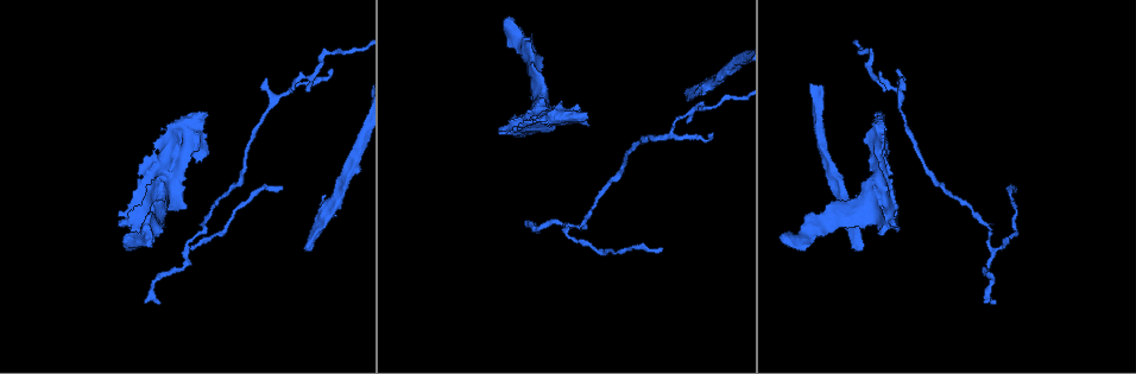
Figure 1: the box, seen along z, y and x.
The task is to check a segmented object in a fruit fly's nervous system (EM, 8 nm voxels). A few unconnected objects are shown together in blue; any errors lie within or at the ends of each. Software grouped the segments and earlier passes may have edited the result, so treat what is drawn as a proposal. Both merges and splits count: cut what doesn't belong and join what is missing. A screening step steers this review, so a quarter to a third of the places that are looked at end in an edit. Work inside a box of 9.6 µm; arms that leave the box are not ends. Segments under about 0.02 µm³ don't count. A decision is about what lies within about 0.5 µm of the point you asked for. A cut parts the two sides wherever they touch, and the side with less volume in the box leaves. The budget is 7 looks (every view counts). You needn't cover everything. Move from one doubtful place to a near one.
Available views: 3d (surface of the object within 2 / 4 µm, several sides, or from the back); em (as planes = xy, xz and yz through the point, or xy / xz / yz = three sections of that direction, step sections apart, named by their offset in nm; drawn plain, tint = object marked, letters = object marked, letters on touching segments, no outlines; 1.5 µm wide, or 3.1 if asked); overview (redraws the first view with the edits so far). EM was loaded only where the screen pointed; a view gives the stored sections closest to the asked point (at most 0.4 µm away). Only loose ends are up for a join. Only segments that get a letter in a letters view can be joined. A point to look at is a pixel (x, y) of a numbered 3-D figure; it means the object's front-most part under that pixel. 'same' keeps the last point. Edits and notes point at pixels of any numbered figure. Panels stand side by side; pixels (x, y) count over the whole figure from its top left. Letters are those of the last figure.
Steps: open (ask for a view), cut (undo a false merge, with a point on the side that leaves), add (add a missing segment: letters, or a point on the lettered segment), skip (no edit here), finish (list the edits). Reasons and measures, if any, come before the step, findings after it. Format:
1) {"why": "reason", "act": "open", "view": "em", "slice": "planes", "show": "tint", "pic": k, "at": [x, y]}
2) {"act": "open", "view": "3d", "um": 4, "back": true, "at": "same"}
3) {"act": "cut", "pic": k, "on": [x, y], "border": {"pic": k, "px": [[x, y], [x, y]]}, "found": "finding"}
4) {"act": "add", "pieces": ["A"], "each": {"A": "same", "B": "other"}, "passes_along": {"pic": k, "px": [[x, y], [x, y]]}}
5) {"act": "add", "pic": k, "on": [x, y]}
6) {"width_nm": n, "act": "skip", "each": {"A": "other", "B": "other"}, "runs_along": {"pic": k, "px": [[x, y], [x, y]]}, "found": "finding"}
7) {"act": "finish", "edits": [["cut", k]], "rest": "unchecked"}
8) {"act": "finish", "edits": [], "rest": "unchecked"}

{"why": "long arm stops here", "act": "open", "view": "3d", "um": 4, "pic": 1, "at": [857, 250]}

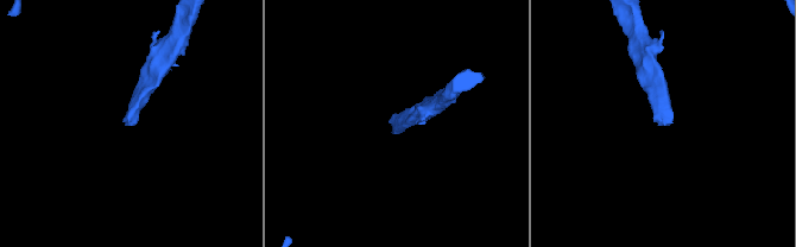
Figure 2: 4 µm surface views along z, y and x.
{"act": "open", "view": "em", "slice": "planes", "show": "plain", "pic": 2, "at": [663, 122]}

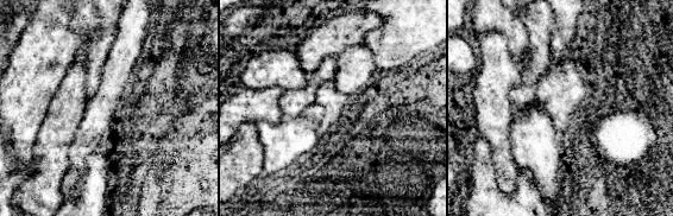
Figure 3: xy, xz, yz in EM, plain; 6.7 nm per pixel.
{"why": "what lies round it", "act": "open", "view": "em", "slice": "planes", "show": "letters", "at": "same"}

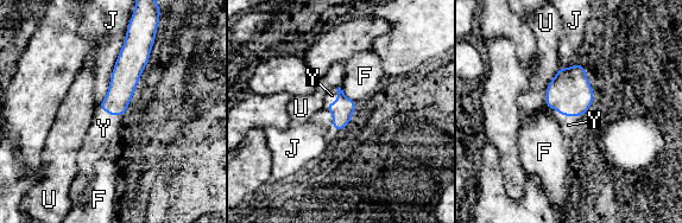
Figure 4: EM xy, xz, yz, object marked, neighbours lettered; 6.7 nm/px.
{"width_nm": 160, "act": "add", "pieces": ["Y"], "each": {"F": "other", "J": "other", "U": "other", "Y": "same"}, "found": "the neuron continues"}

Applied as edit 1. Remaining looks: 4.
{"why": "tapers out", "act": "open", "view": "3d", "um": 2, "pic": 1, "at": [308, 91]}

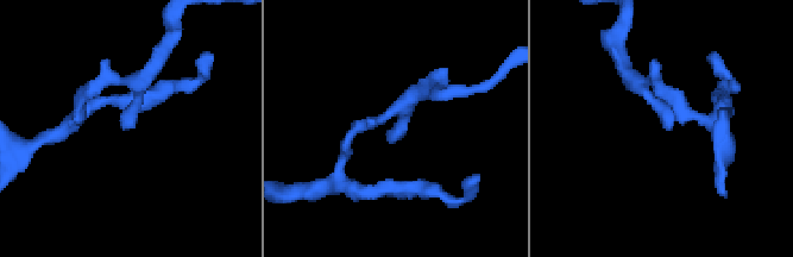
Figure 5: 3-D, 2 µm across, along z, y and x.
{"why": "now the EM", "act": "open", "view": "em", "slice": "planes", "show": "letters", "pic": 5, "at": [125, 128]}

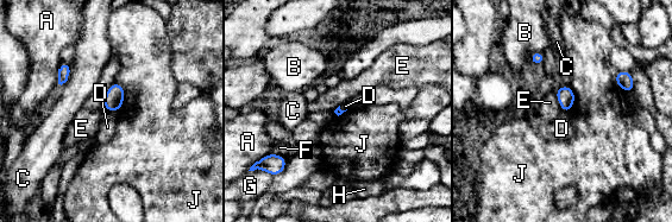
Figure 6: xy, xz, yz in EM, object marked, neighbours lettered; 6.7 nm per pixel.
{"act": "skip", "each": {"A": "other", "B": "other", "C": "other", "D": "other", "E": "other", "F": "other", "G": "other", "H": "other", "J": "other"}, "border": {"pic": 6, "px": [[118, 110], [107, 112]]}, "found": "none of them fits"}

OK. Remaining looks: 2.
{"why": "an open end", "act": "open", "view": "3d", "um": 4, "pic": 1, "at": [158, 303]}

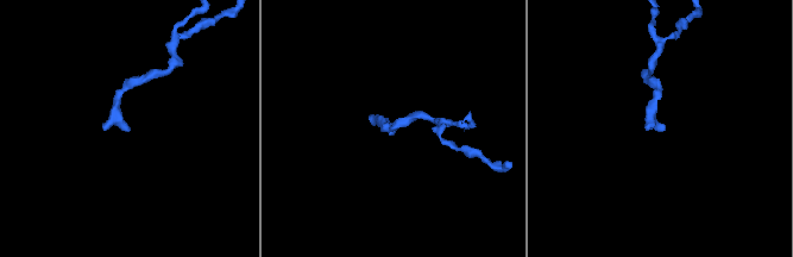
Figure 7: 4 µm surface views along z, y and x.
{"why": "shape alone is not enough", "act": "open", "view": "em", "slice": "planes", "show": "letters", "pic": 7, "at": [125, 129]}

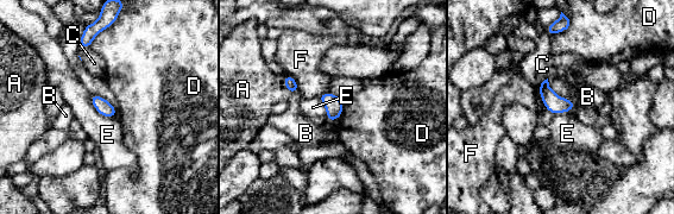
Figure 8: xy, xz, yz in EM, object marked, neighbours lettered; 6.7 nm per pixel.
{"longest_contact_nm": ["E", 240], "act": "add", "pieces": ["A"], "each": {"A": "same", "B": "other", "C": "other", "D": "other", "E": "other", "F": "other"}, "found": "it goes on there"}

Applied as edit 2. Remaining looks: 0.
{"act": "finish", "edits": [["add", 4], ["add", 8]], "rest": "unchecked"}

